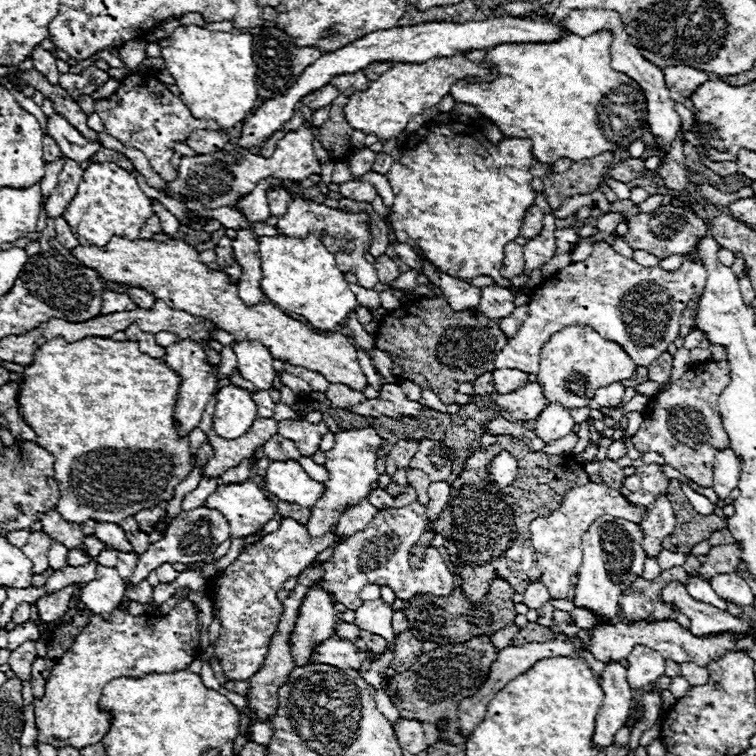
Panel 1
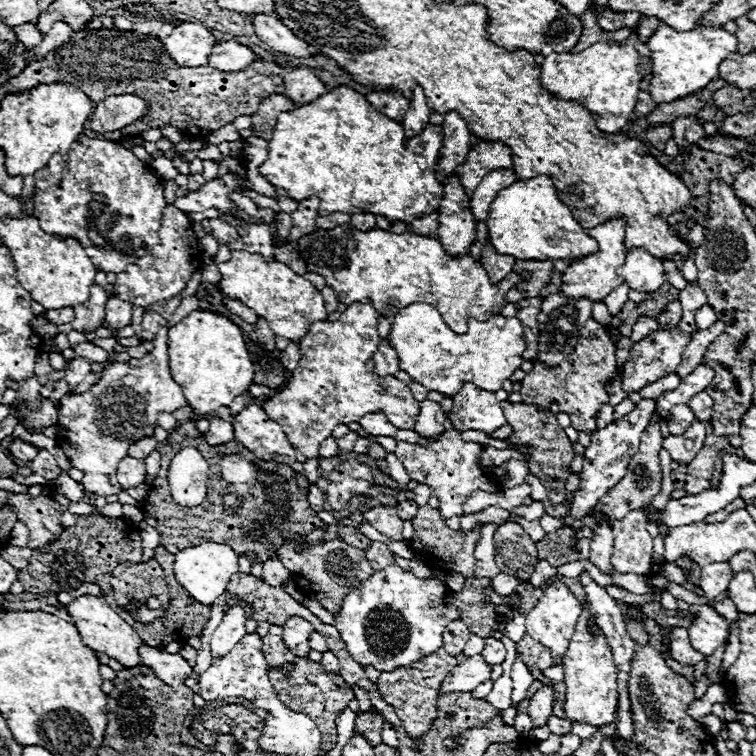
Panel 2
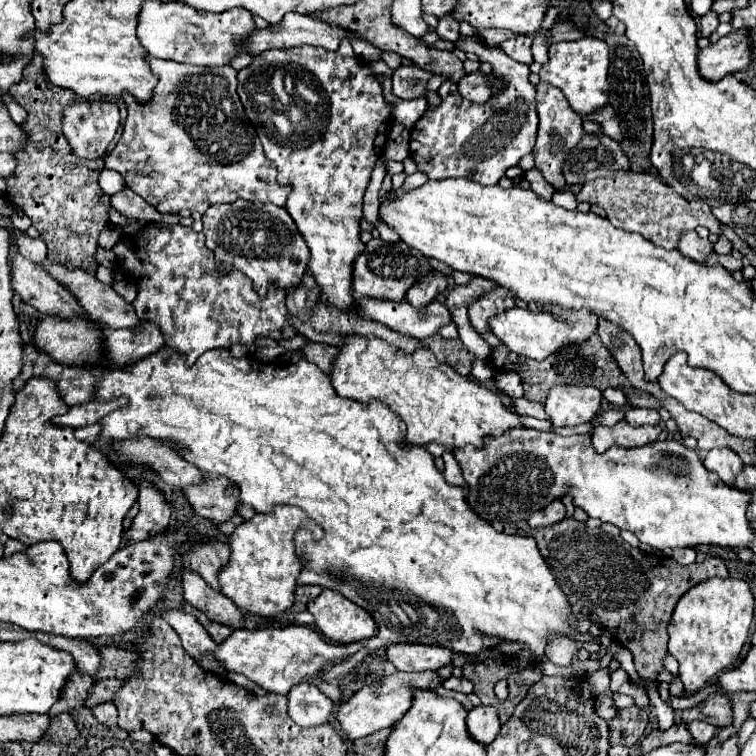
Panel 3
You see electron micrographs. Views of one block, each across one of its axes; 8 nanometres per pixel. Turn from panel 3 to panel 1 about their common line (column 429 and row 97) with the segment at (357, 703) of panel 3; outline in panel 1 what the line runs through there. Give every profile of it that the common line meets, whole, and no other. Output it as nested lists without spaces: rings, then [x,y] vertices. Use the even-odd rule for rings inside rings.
[[[668,66],[666,70],[666,86],[670,88],[670,96],[674,102],[686,104],[692,92],[708,80],[708,74],[702,70],[694,70],[690,66]]]

